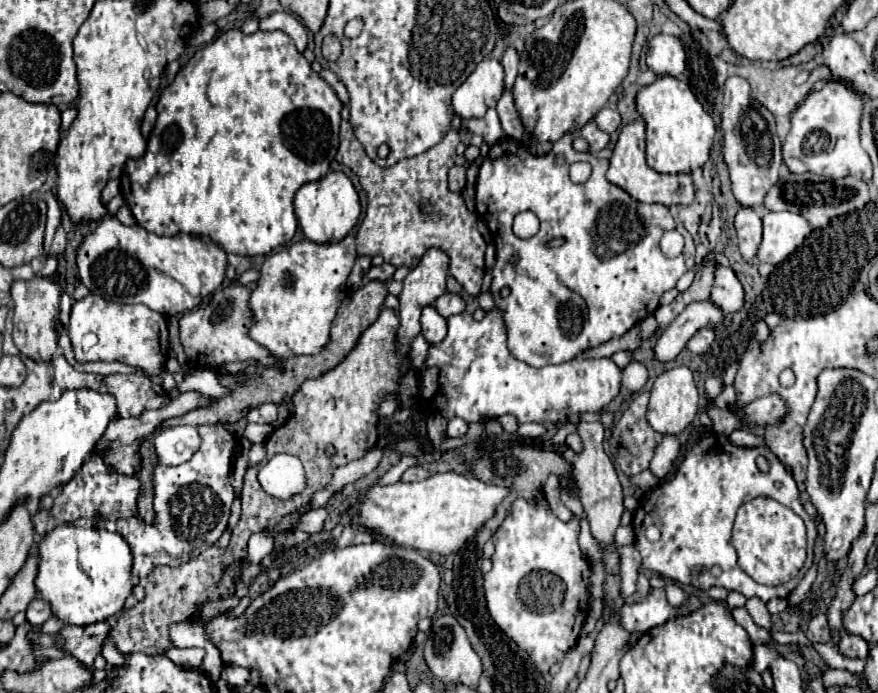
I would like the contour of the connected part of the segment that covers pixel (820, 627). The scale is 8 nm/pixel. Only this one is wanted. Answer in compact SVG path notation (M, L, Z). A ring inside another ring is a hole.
M816 615L816 617L810 621L806 635L808 635L808 639L814 641L814 643L828 643L828 641L832 639L832 635L830 635L830 627L828 627L826 615Z

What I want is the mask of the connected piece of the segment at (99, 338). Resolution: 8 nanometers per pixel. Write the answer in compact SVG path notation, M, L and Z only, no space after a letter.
M88 295L72 305L68 337L80 363L122 361L160 375L168 355L168 323L164 315L144 305L120 305L96 295Z

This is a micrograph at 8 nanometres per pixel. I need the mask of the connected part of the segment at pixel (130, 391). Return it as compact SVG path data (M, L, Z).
M108 375L104 379L108 393L116 397L120 417L140 415L144 409L156 409L166 403L166 391L152 385L146 377L130 375Z

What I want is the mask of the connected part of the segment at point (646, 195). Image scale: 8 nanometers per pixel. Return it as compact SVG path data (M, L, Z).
M632 121L628 125L622 127L618 141L614 145L612 157L610 157L610 167L608 167L608 181L622 187L624 191L628 191L636 201L642 203L662 203L666 207L670 205L678 205L678 203L692 203L694 201L694 187L692 187L692 177L690 175L664 175L664 173L656 173L654 169L648 167L646 159L644 159L644 121Z

